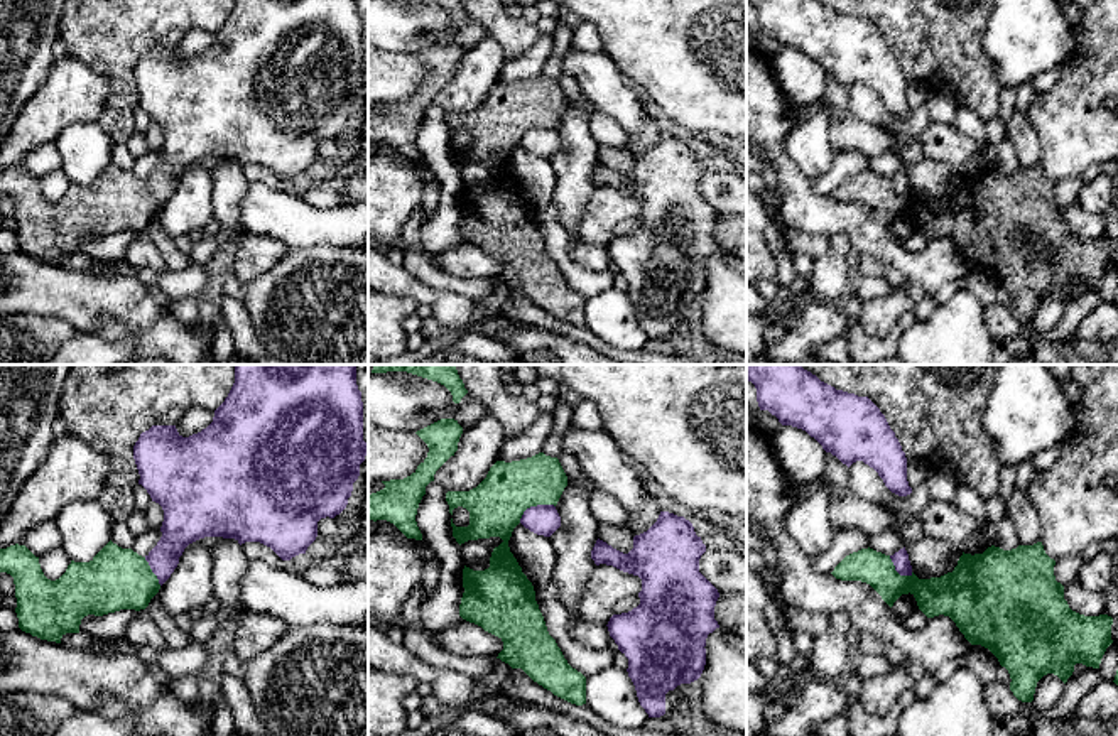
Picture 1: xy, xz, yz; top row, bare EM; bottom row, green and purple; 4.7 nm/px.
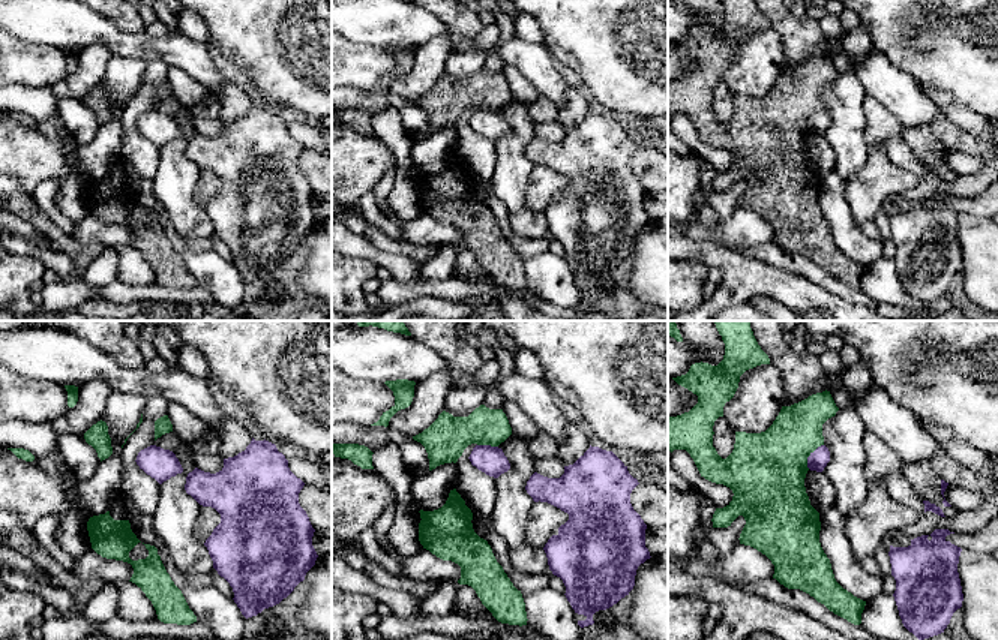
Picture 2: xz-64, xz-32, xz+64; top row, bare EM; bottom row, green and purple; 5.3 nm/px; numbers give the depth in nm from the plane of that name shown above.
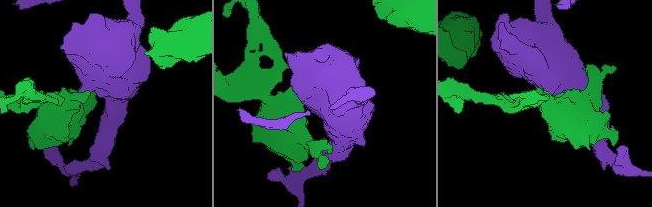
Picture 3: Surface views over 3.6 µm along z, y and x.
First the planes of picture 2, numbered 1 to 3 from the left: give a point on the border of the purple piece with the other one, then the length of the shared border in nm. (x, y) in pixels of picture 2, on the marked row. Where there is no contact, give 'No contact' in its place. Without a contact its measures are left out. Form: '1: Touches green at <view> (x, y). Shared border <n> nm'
1: No contact
2: Touches green at xz-32 (488, 444). Shared border 110 nm
3: Touches green at xz+64 (809, 454). Shared border 160 nm

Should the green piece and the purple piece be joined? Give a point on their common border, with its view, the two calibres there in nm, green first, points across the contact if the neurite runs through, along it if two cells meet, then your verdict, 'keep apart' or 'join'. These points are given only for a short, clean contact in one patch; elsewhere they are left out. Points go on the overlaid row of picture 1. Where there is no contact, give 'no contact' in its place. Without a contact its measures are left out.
xz (534, 505) | 260/140 nm | along xz (554, 505), (531, 505), (519, 522) | keep apart

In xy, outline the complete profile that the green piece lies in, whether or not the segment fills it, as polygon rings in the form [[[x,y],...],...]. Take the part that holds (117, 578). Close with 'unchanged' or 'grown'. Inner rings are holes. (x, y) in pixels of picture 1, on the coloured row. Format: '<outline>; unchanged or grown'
[[[111,540],[90,562],[71,560],[56,581],[47,579],[39,557],[19,544],[0,549],[0,572],[14,577],[19,628],[56,643],[66,633],[79,633],[88,614],[145,609],[160,589],[145,557]]]; unchanged

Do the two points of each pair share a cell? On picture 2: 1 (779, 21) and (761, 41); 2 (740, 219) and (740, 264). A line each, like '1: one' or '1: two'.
1: two
2: two

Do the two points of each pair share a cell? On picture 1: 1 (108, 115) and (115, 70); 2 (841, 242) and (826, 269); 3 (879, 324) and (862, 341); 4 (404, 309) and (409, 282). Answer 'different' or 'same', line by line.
1: different
2: same
3: different
4: different

